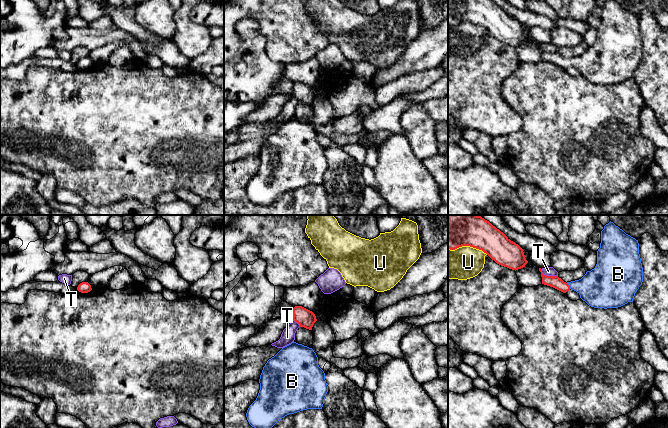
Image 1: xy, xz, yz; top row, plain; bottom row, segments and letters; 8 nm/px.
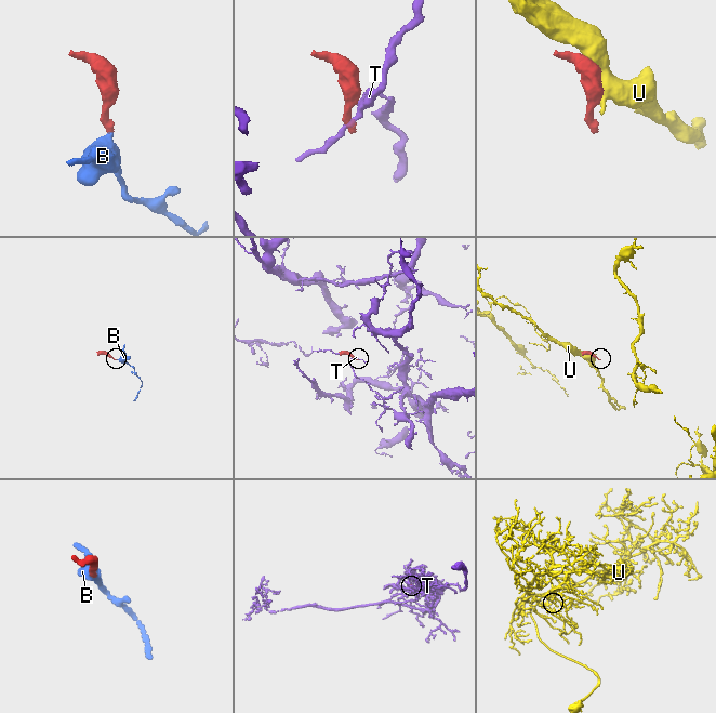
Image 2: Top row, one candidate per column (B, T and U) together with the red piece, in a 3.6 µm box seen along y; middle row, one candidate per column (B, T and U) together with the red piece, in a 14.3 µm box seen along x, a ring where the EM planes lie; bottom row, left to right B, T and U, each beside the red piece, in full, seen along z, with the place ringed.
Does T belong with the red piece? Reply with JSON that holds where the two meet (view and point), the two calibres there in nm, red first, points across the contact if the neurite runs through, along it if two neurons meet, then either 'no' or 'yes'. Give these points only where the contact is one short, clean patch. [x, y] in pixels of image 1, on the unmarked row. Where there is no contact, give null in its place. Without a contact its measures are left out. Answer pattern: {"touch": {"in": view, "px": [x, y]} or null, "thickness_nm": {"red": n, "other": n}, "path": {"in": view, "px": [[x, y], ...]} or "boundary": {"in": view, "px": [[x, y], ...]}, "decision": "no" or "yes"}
{"touch": {"in": "yz", "px": [549, 52]}, "thickness_nm": {"red": 90, "other": 80}, "boundary": {"in": "yz", "px": [[540, 47], [546, 51], [557, 52]]}, "decision": "no"}

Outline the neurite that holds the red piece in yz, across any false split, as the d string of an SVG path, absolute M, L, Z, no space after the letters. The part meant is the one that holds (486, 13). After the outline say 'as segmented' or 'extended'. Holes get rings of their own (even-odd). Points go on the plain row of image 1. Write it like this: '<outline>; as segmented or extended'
M448 0L448 24L462 22L482 26L497 40L515 47L528 39L523 25L492 0Z; as segmented

